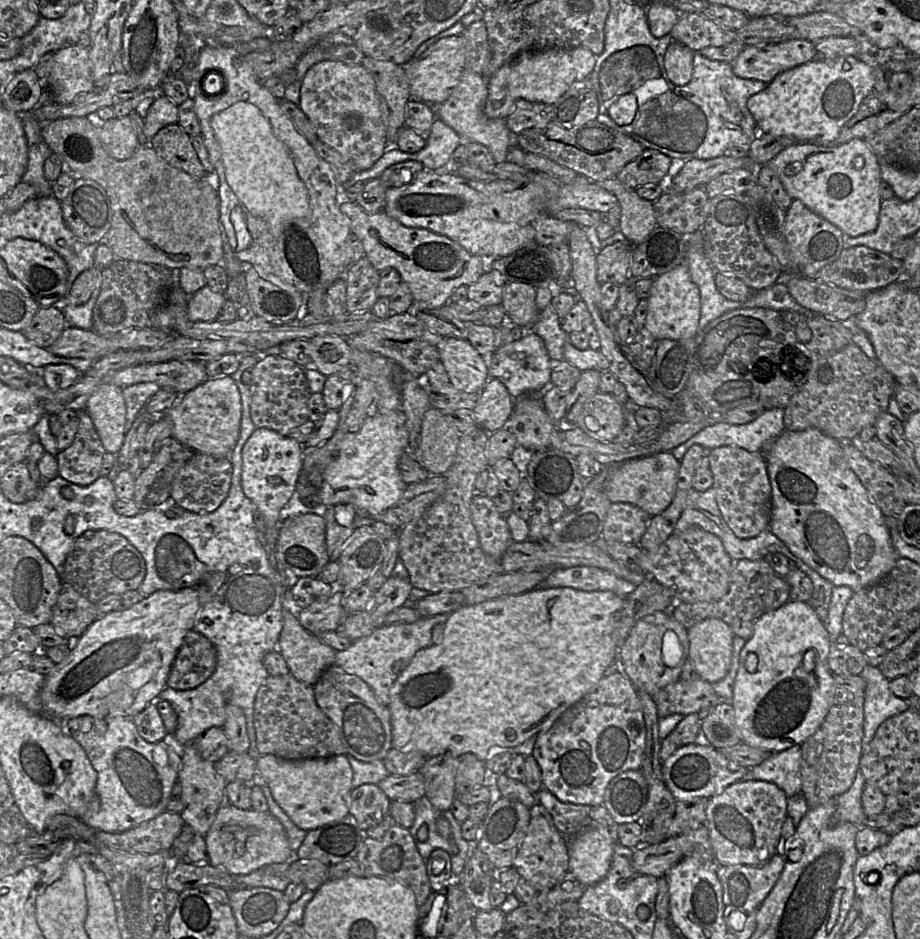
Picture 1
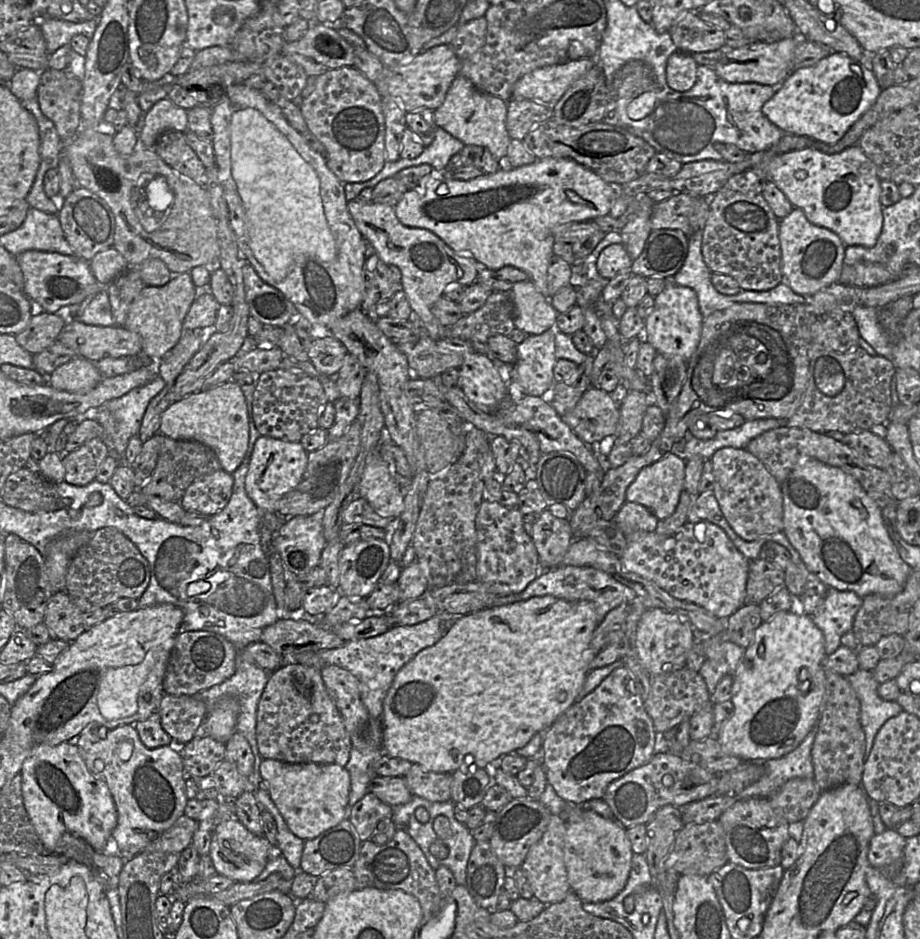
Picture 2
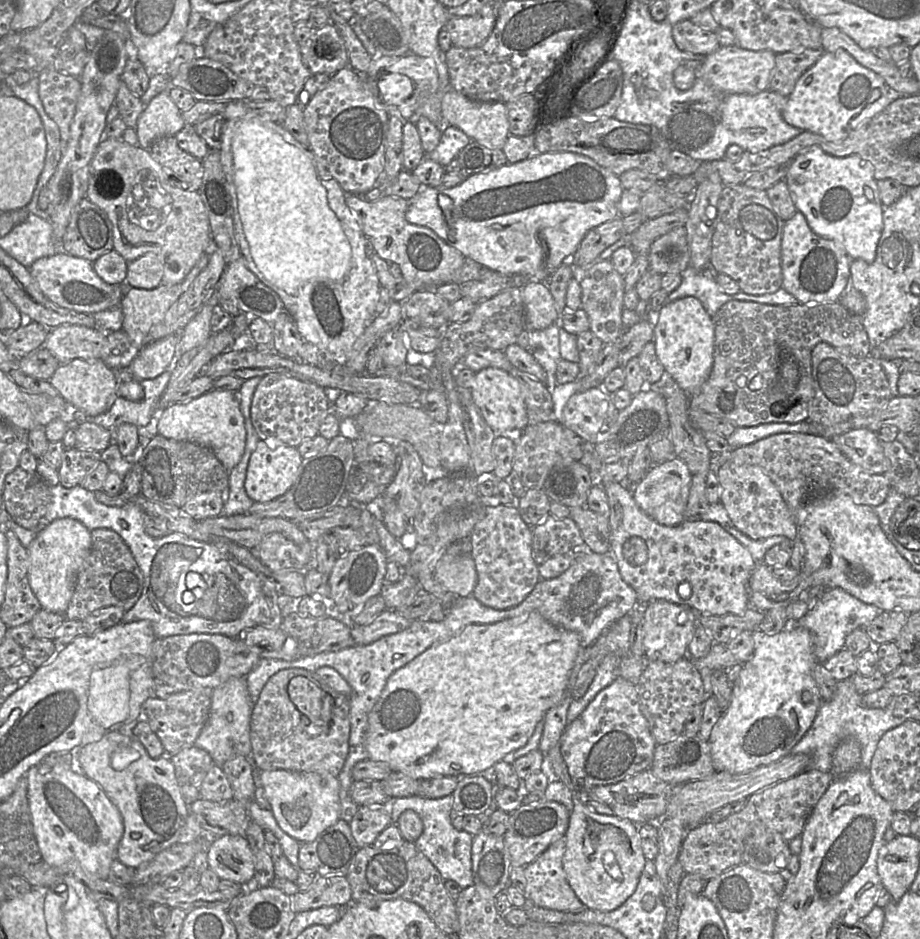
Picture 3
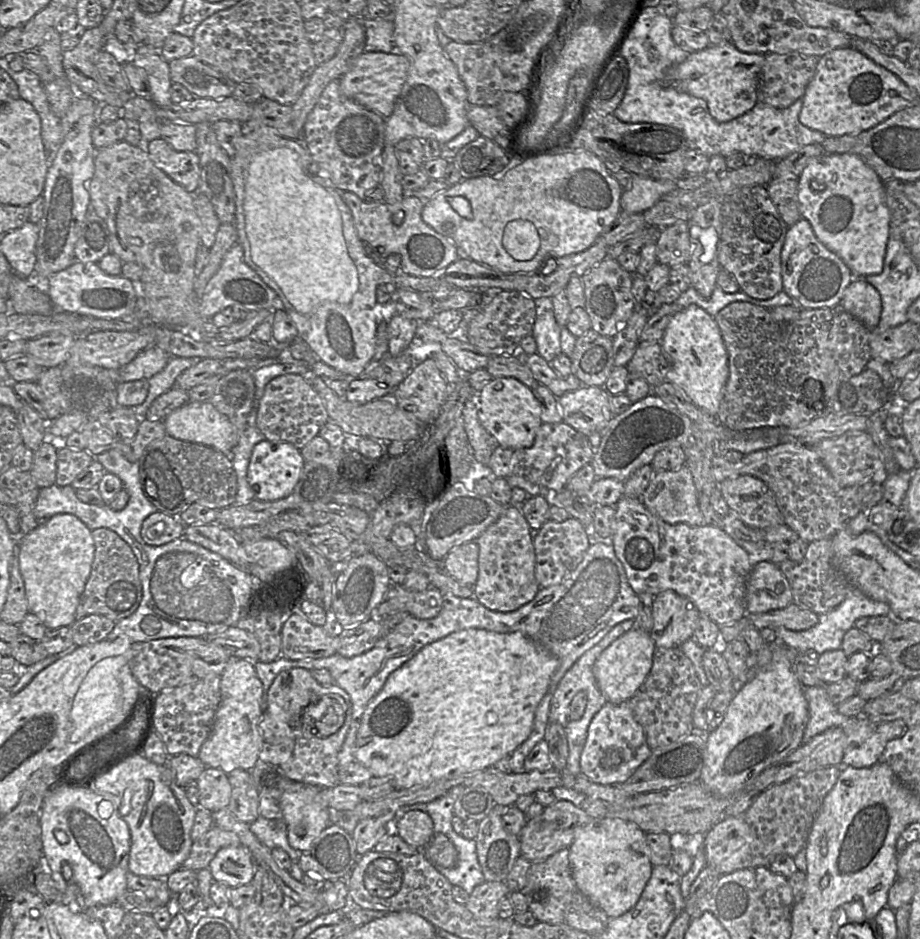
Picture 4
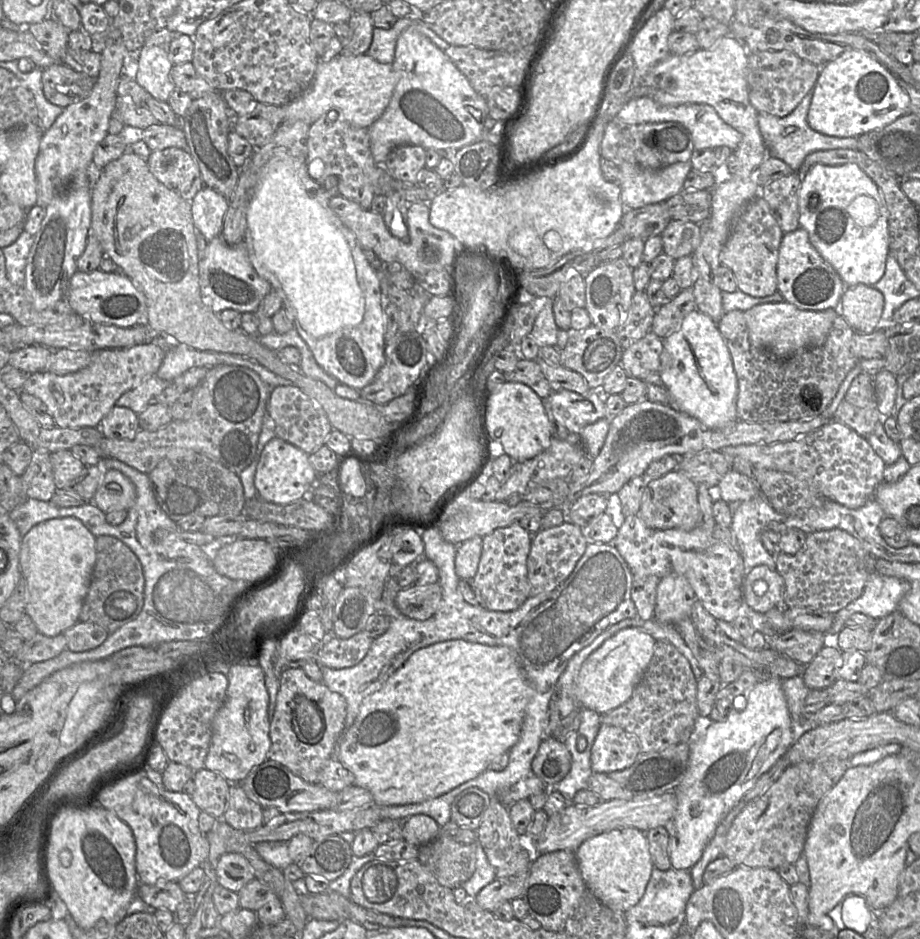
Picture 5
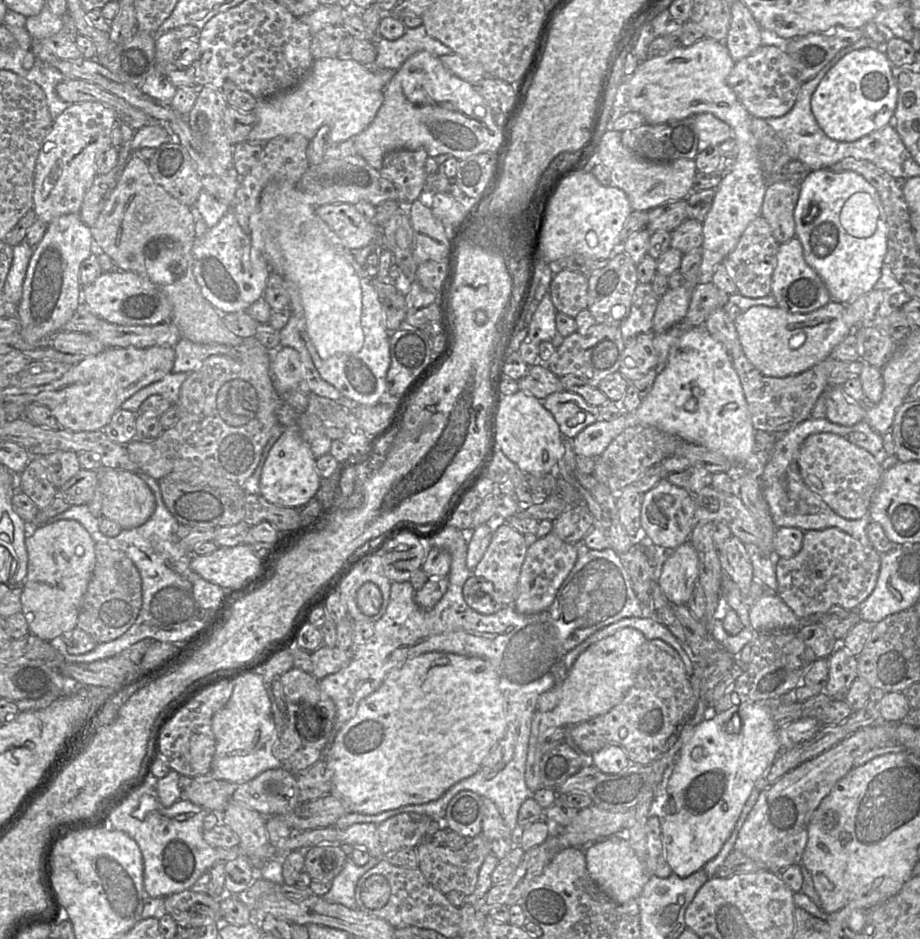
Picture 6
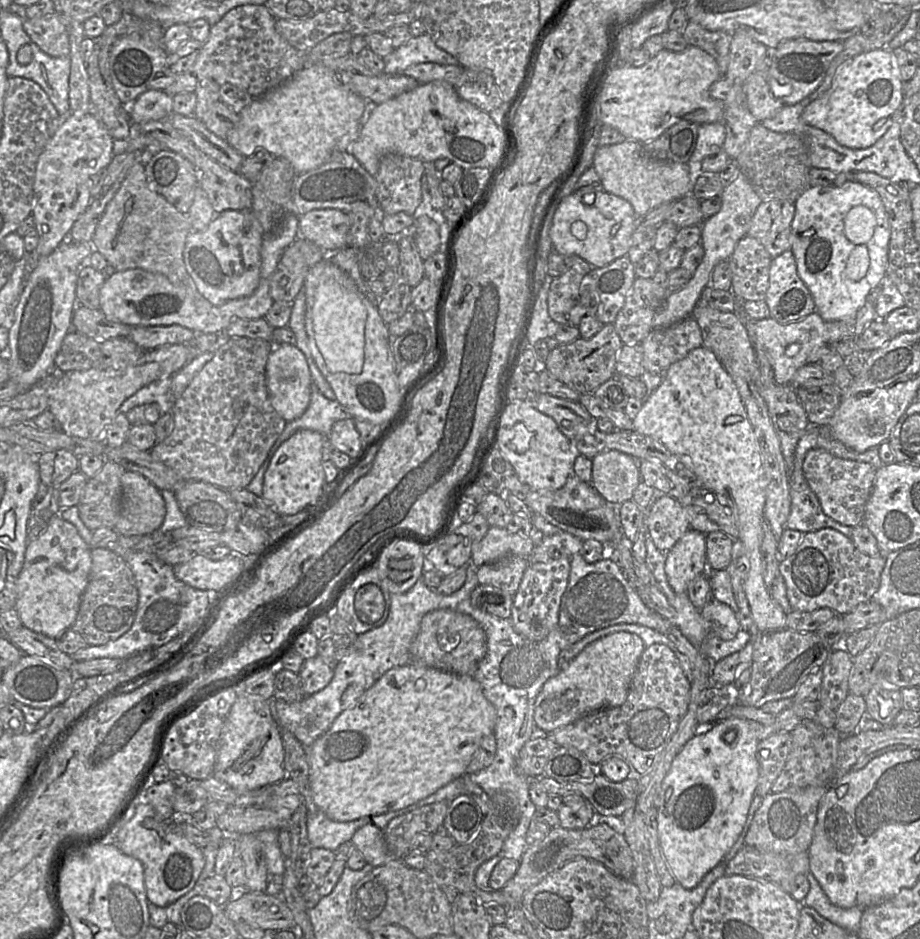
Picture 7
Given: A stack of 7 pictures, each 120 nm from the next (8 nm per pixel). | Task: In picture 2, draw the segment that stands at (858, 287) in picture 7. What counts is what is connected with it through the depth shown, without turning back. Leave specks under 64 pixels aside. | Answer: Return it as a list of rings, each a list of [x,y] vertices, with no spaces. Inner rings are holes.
[[[858,145],[839,153],[825,153],[809,147],[792,150],[777,154],[768,163],[760,163],[751,169],[763,170],[791,204],[804,211],[811,223],[835,232],[846,246],[875,246],[883,226],[881,180],[875,164]],[[798,170],[807,172],[805,179],[795,177]]]

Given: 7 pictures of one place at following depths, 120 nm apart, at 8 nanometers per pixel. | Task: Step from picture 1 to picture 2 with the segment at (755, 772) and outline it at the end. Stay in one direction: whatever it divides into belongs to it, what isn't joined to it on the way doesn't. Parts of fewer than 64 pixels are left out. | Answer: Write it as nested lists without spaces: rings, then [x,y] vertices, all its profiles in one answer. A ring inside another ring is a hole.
[[[816,726],[810,730],[803,741],[783,757],[769,759],[763,762],[764,773],[753,784],[736,794],[738,799],[752,797],[768,798],[785,782],[792,778],[812,778],[814,769],[811,759],[811,749],[816,735]]]

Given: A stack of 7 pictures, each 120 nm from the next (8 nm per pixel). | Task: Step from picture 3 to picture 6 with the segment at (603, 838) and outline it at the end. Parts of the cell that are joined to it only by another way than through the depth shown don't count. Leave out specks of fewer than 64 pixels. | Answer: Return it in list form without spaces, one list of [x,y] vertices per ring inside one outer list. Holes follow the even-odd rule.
[[[614,835],[583,848],[591,878],[612,900],[622,904],[640,896],[650,876],[626,839]]]

